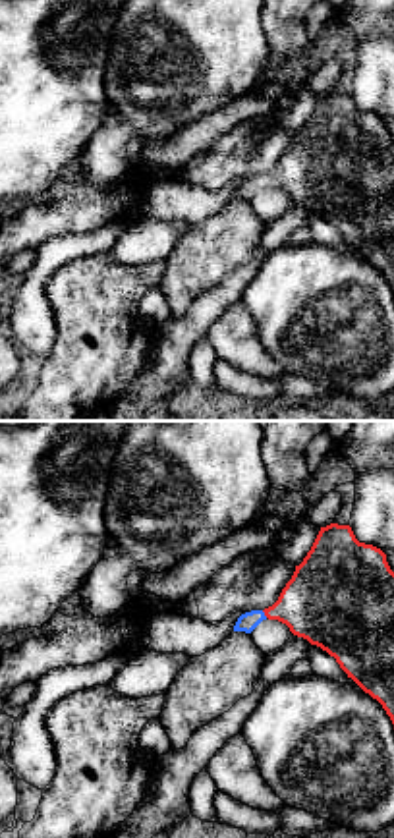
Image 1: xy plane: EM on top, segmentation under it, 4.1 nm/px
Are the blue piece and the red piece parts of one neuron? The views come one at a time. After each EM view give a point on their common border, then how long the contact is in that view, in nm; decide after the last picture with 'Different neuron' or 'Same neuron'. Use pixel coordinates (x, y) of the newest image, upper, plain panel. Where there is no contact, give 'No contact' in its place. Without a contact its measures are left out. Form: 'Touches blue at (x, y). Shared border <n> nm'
Touches blue at (263, 182). Shared border 40 nm

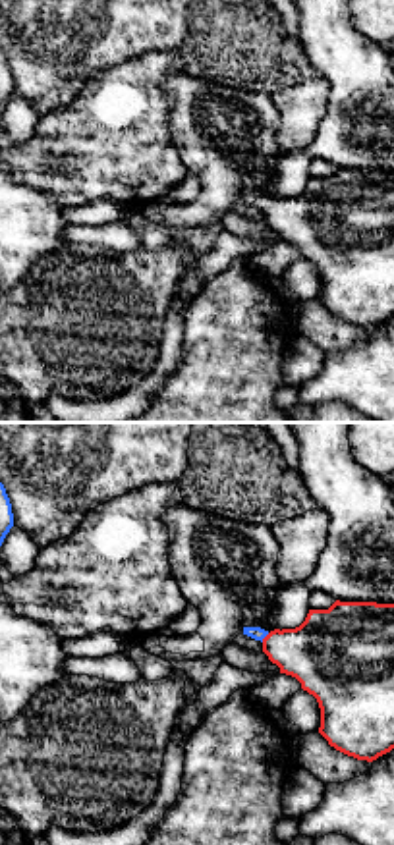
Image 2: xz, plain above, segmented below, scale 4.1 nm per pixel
Touches blue at (265, 203). Shared border 50 nm

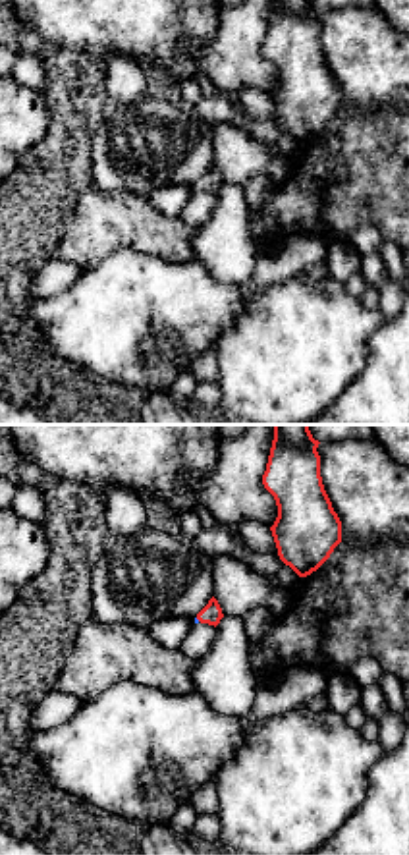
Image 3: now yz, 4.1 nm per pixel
No contact

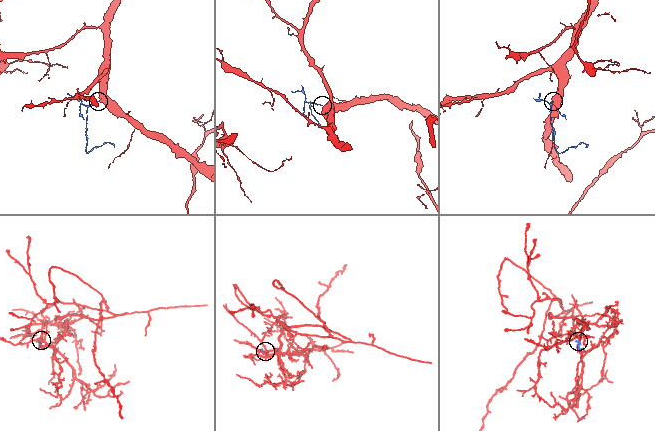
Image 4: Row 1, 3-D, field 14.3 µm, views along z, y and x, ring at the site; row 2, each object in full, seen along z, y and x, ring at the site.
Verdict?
Same neuron

